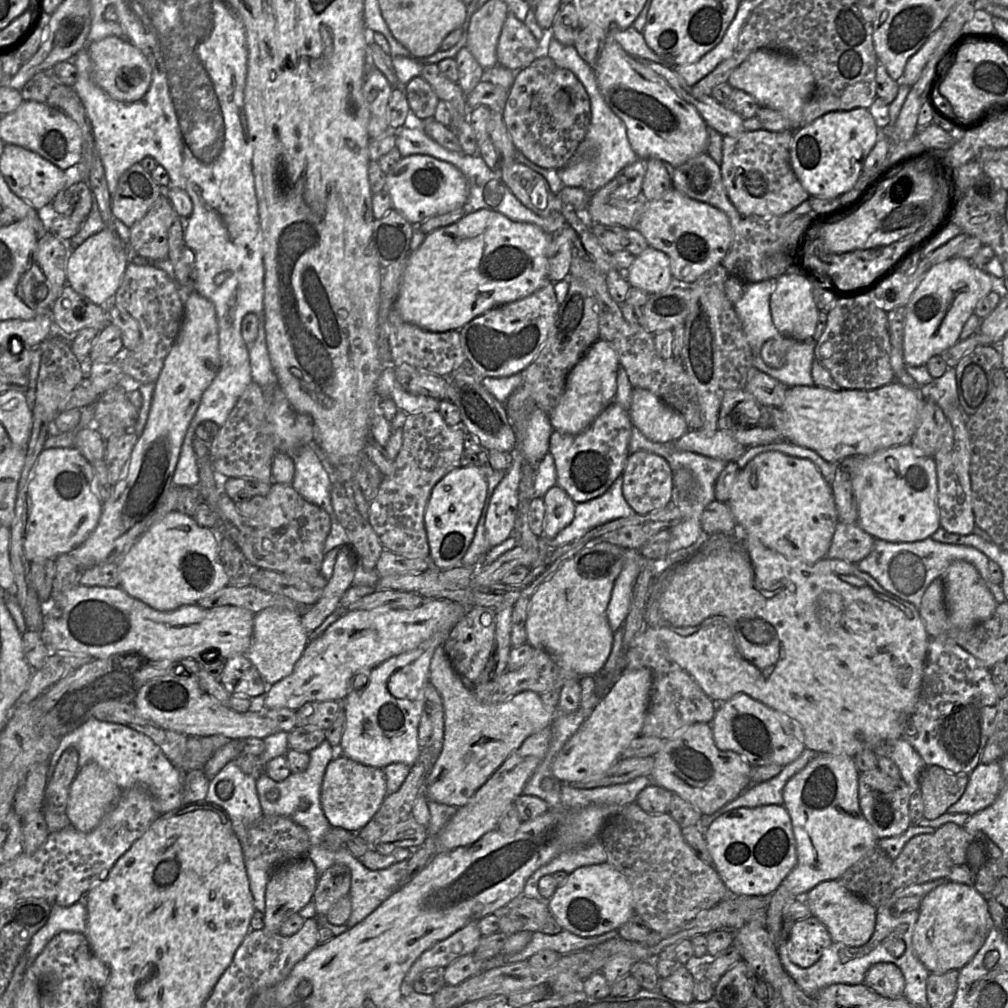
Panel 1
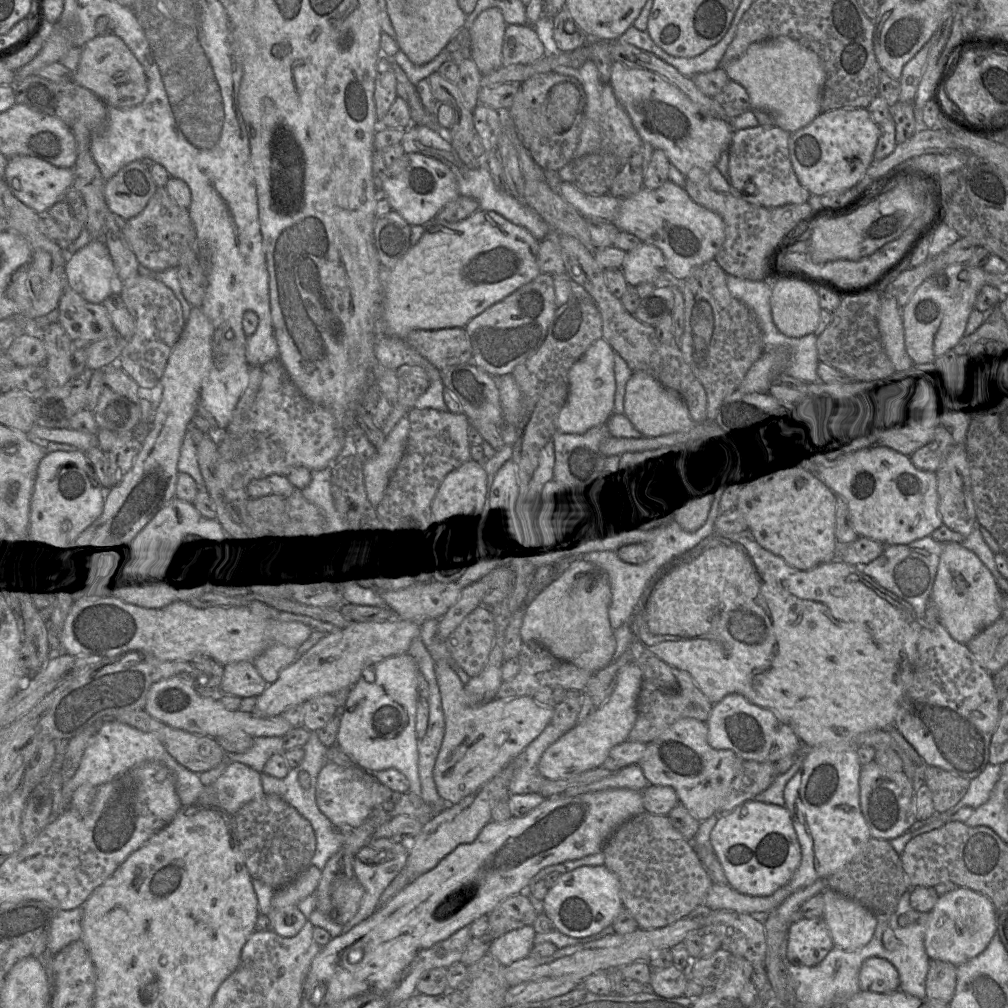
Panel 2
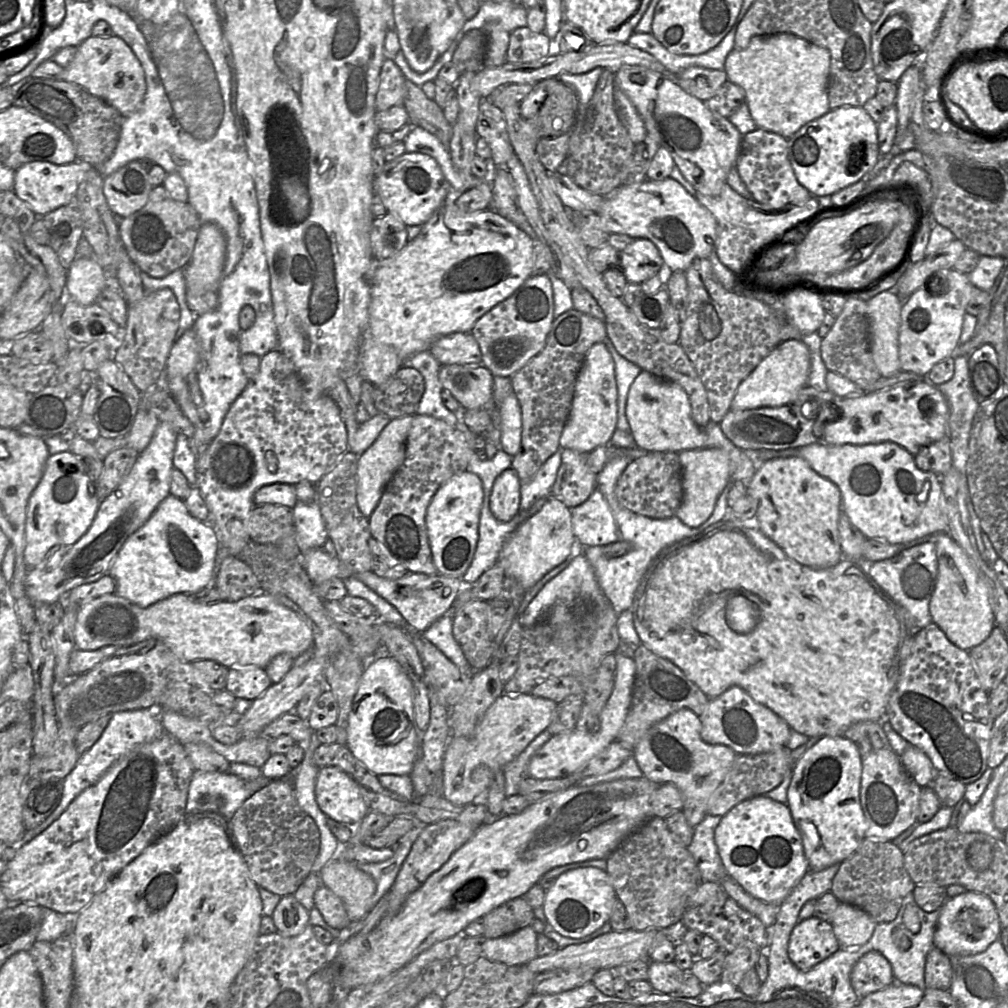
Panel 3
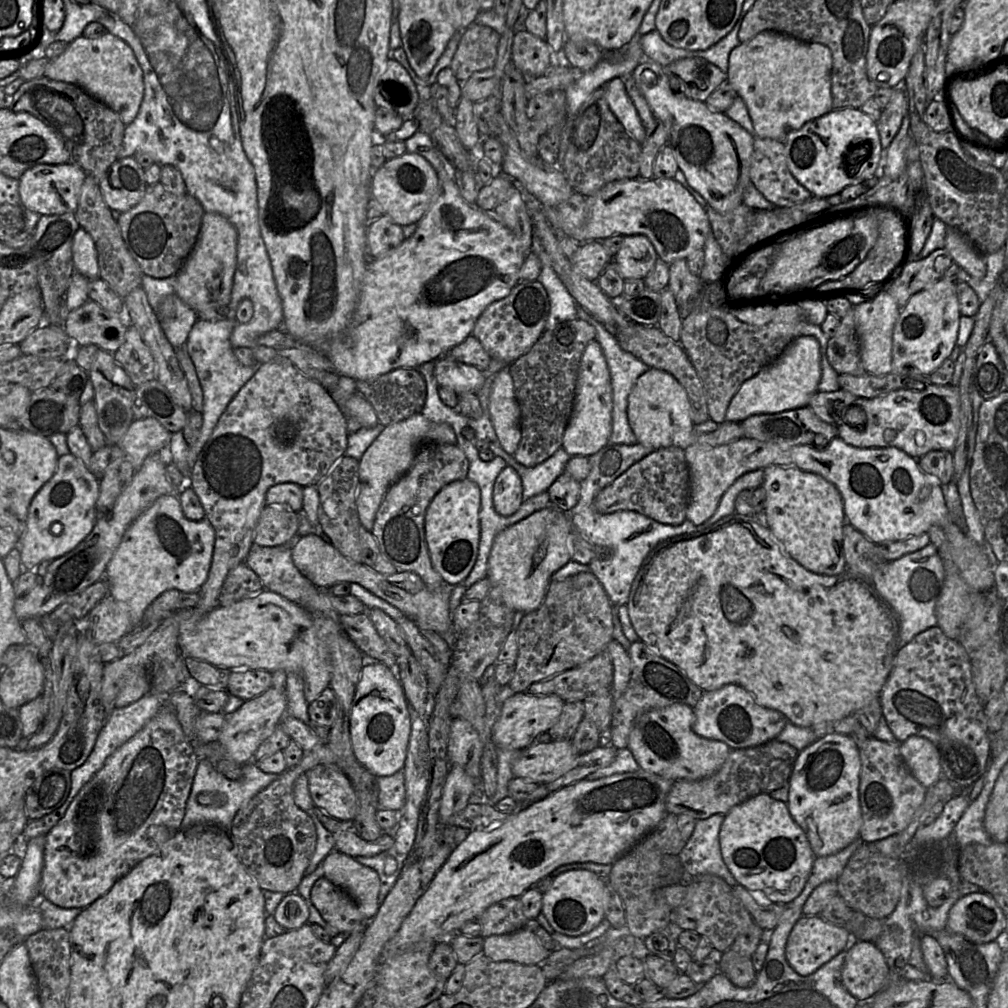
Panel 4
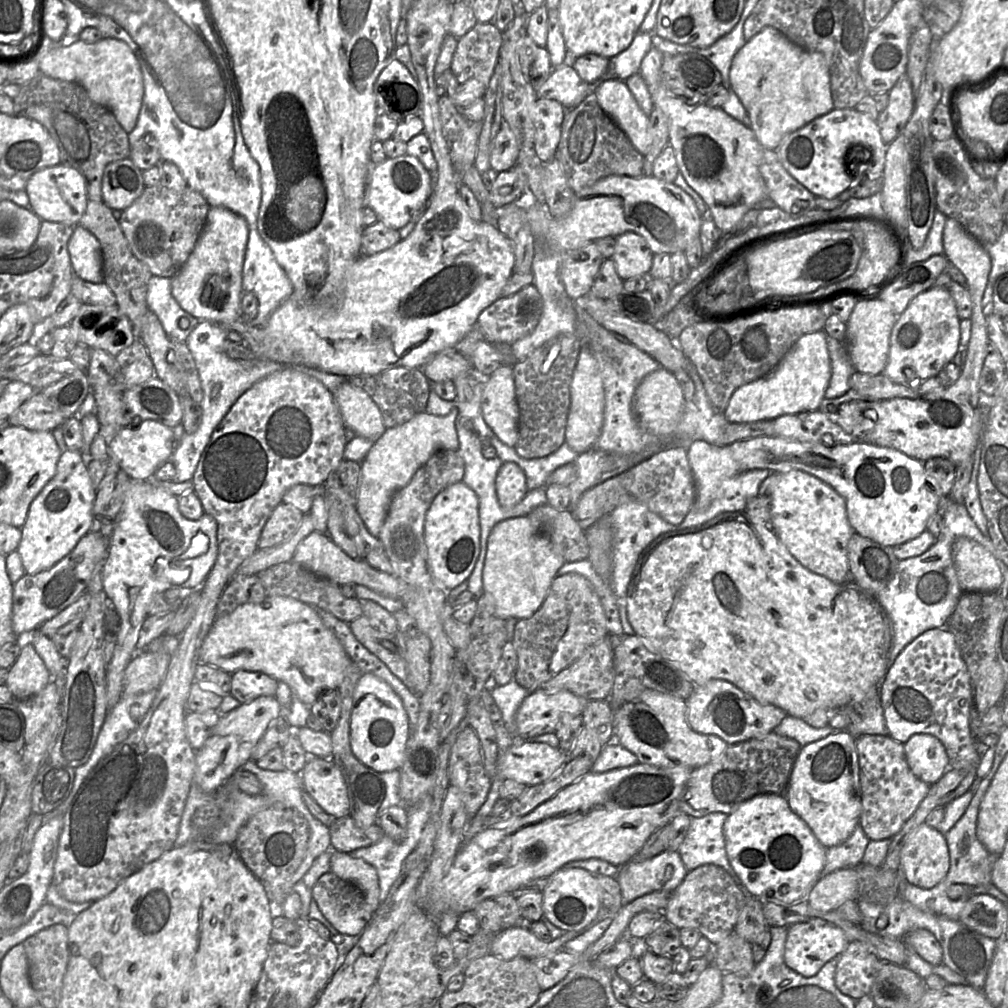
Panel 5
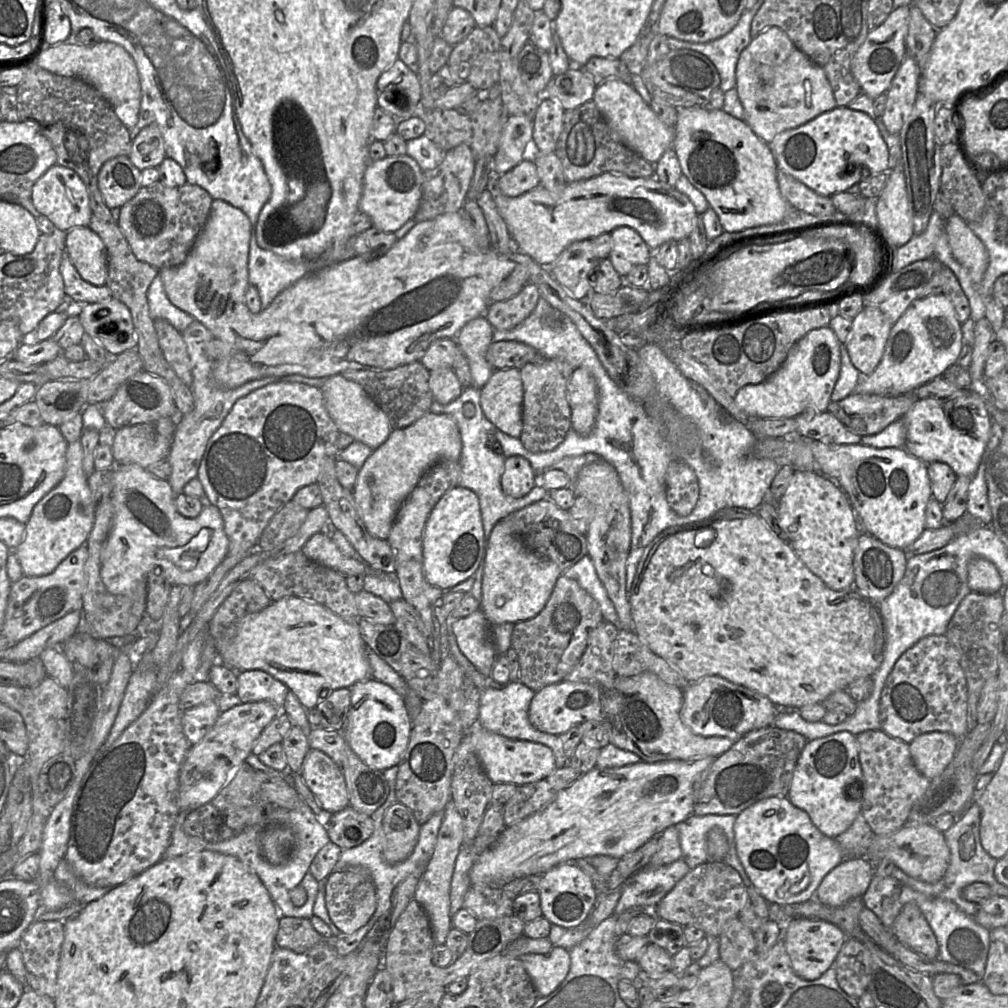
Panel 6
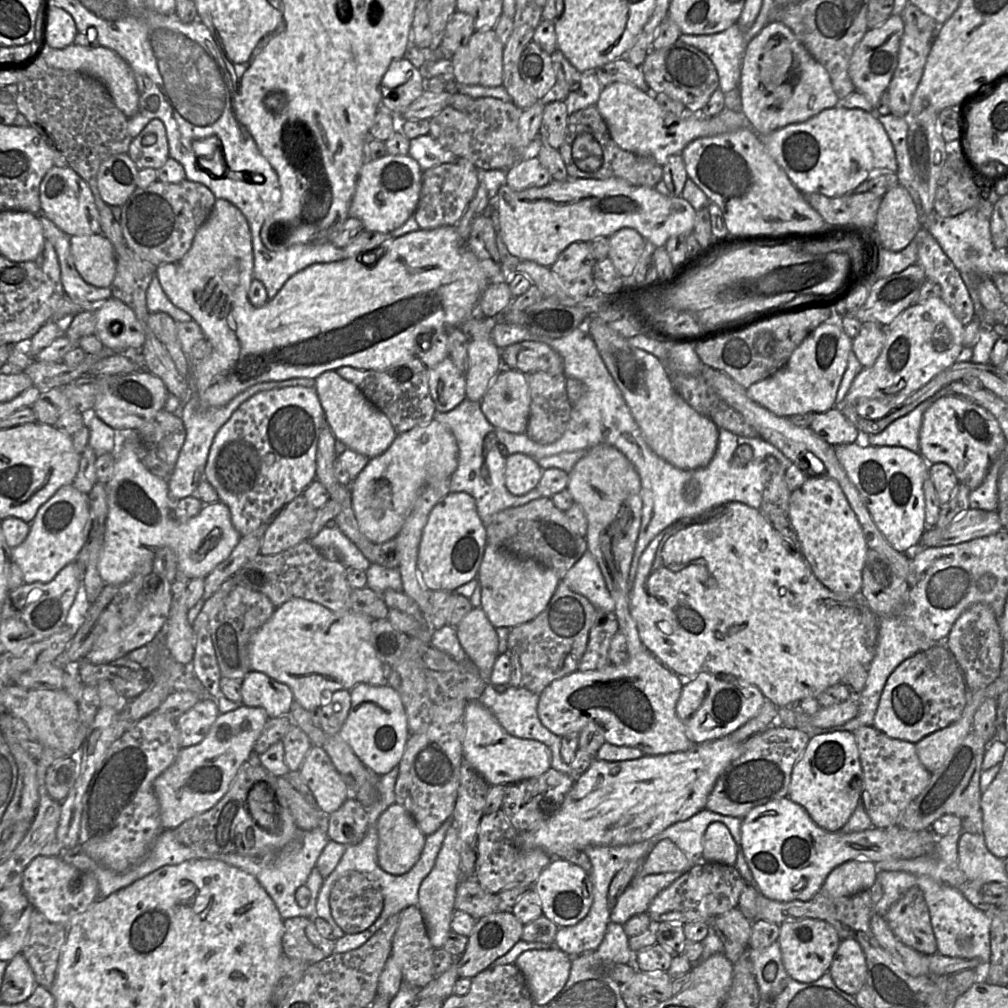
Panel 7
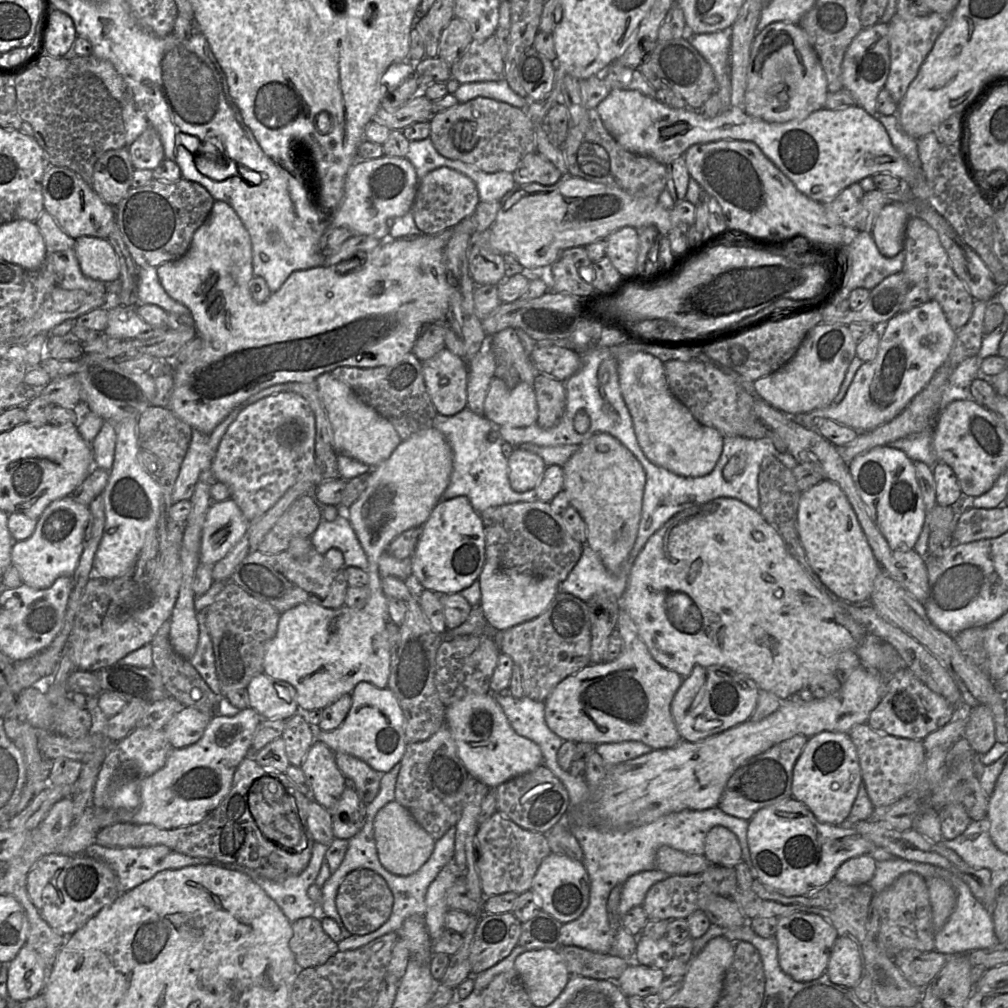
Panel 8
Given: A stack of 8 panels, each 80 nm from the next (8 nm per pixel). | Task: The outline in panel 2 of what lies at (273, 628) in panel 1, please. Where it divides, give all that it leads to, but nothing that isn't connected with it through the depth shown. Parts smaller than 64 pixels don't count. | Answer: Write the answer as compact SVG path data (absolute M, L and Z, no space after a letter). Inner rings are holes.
M276 644L259 654L253 663L264 680L270 684L274 683L280 673L297 658L297 648Z

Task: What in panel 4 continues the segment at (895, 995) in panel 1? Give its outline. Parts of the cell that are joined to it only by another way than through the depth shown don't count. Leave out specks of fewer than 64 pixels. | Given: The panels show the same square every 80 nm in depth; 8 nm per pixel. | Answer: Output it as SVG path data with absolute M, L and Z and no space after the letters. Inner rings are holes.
M852 940L845 951L842 984L860 1003L870 1001L888 981L885 956L875 943L864 940Z

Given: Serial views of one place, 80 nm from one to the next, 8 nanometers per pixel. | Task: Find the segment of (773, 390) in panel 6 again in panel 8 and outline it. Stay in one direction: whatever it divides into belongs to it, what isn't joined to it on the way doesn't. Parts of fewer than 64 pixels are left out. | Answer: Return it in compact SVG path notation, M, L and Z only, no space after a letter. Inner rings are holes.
M819 323L807 334L793 358L777 371L753 382L755 394L766 403L788 416L806 414L831 405L839 392L846 372L856 356L858 342L852 337L848 325Z

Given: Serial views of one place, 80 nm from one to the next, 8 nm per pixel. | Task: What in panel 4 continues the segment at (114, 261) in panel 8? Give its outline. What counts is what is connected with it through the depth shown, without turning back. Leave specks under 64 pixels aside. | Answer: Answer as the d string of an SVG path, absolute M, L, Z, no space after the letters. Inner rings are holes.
M79 227L73 236L72 260L75 272L89 280L99 278L97 250L91 235Z

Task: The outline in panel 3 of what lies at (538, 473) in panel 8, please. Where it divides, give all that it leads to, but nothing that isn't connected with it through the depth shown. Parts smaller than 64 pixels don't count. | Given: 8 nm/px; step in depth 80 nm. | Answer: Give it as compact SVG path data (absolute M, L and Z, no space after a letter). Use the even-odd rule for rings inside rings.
M514 469L504 470L494 481L489 504L494 517L508 522L520 511L521 482Z

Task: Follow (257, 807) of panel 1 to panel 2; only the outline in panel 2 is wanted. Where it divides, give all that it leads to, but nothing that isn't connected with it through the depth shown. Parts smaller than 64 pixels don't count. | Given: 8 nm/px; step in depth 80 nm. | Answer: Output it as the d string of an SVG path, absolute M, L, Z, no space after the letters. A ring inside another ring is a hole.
M237 761L230 762L211 787L218 806L230 816L246 803L264 795L261 772Z

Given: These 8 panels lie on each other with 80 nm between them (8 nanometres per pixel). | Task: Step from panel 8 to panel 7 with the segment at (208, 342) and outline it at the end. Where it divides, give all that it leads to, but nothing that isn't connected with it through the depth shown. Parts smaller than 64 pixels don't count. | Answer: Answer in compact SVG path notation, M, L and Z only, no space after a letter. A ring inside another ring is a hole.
M216 199L214 206L204 224L197 230L192 245L186 255L178 262L164 263L156 267L156 276L169 300L178 308L186 311L201 327L205 338L211 343L212 351L197 364L189 366L189 384L196 392L200 403L208 407L226 405L236 395L247 388L262 382L282 381L292 378L316 379L326 371L335 371L343 366L360 370L386 370L395 364L417 356L422 338L434 331L449 332L461 327L478 311L478 303L483 291L490 282L506 279L501 264L481 261L468 247L468 240L463 239L455 226L441 226L435 229L418 229L400 237L391 238L385 254L373 265L365 265L354 258L341 259L330 263L317 263L306 267L290 277L278 293L261 307L255 307L248 298L248 291L253 279L253 250L251 232L242 212L225 199Z

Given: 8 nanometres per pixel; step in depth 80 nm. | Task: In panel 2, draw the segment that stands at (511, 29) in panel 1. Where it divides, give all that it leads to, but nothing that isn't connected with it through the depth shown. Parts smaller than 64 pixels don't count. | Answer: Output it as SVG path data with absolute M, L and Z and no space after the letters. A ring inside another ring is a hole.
M530 24L506 26L502 48L503 66L534 63L545 54L544 43L534 26Z

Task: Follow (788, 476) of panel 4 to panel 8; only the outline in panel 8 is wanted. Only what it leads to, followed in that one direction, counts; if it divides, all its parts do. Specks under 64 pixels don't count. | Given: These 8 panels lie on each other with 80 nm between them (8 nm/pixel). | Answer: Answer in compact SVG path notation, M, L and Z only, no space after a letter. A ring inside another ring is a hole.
M823 479L801 493L797 530L806 558L827 590L847 603L869 603L875 578L882 568L851 504L837 483Z

